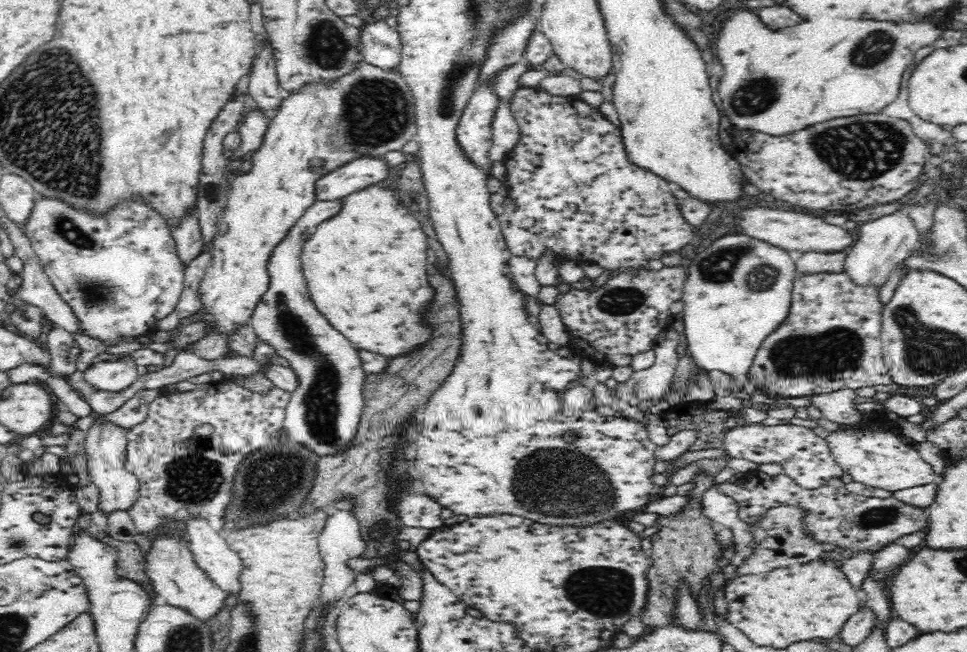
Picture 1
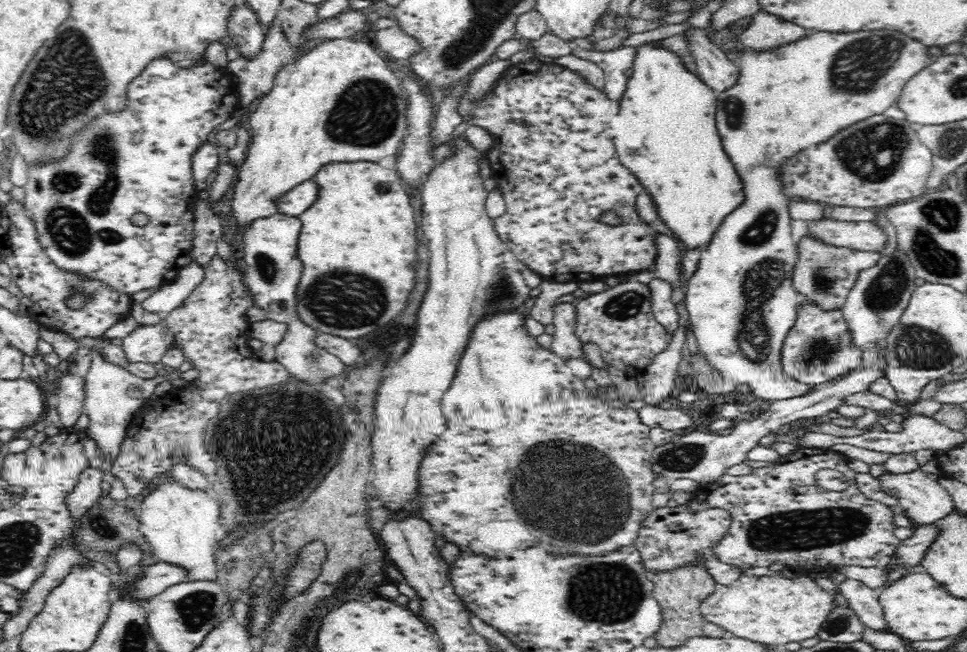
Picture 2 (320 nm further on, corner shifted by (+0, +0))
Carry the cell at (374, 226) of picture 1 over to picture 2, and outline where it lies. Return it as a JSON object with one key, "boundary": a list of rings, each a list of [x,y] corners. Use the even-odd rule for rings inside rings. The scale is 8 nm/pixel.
{"boundary":[[[377,163],[329,165],[313,180],[320,184],[320,196],[312,207],[298,216],[302,219],[298,258],[304,263],[304,276],[296,290],[298,315],[321,333],[354,341],[370,332],[374,334],[374,330],[400,316],[408,304],[408,296],[416,286],[418,240],[414,208],[400,174]]]}

